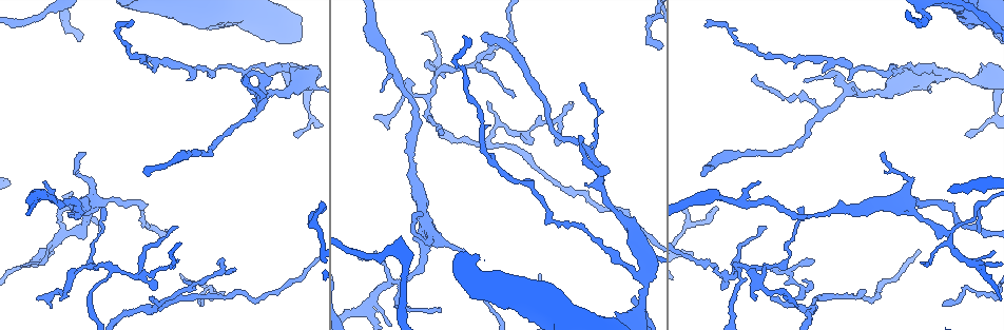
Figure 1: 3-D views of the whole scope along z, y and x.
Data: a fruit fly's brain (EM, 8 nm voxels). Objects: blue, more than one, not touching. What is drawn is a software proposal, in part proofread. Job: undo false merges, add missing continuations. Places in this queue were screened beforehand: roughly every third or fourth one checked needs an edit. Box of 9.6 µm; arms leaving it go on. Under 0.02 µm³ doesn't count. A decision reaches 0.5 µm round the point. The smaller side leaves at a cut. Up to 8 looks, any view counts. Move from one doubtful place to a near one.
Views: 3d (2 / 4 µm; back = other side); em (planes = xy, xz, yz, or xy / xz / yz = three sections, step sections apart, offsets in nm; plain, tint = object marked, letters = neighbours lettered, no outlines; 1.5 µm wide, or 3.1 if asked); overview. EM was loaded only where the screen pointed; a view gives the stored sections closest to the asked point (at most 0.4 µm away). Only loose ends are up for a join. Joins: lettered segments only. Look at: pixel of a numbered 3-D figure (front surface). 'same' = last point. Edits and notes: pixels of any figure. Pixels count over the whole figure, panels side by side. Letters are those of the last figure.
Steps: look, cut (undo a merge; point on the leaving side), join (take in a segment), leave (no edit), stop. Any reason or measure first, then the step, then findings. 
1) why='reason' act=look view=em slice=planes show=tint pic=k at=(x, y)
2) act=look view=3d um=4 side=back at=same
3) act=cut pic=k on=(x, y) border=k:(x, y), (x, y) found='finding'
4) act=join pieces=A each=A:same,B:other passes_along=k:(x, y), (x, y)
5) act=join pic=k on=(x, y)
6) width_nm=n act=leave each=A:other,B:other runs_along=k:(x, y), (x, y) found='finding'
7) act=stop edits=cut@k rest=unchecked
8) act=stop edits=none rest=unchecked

why='sharp bend' act=look view=em slice=xy step=4 show=tint pic=1 at=(977, 208)

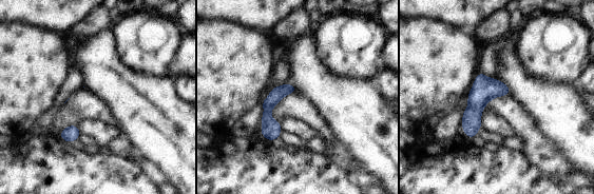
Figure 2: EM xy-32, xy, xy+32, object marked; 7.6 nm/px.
act=look view=em slice=planes show=letters at=same

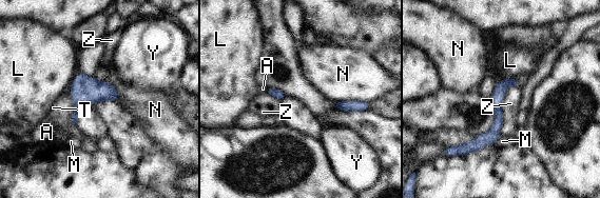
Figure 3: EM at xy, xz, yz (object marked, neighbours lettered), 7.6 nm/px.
act=leave each=A:other,L:other,M:other,N:other,T:other,Y:other,Z:other border=3:(334, 100), (368, 102) found='continuous, no second neuron'

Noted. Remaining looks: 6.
why='an open end' act=look view=em slice=planes show=letters pic=1 at=(773, 269)

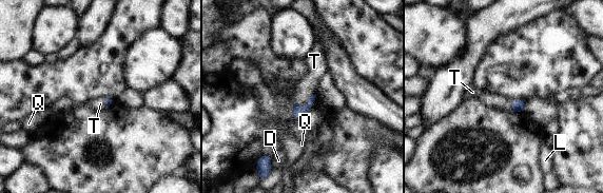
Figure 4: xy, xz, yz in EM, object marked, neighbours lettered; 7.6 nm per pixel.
longest_contact=T:190nm act=join pieces=T each=D:other,L:other,Q:other,T:same found='it goes on there'

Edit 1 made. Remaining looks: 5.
why='redraw' act=look view=overview

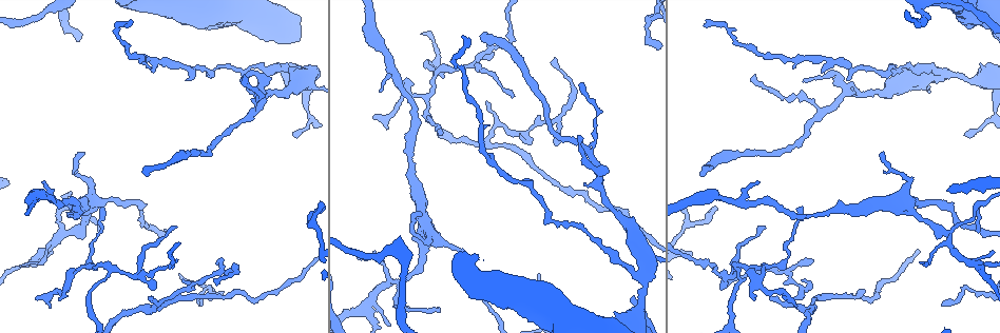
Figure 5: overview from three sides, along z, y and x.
why='tapers out' act=look view=em slice=xz step=4 show=tint pic=5 at=(758, 183)

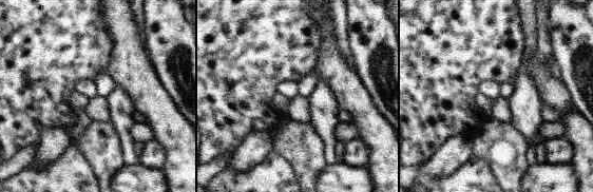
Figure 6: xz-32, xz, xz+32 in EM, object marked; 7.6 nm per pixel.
why='another direction' act=look view=em slice=planes show=tint at=same

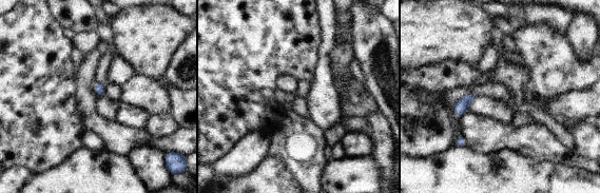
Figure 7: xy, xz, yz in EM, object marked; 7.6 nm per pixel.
act=look view=em slice=planes show=letters at=same

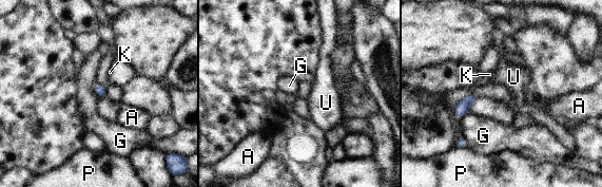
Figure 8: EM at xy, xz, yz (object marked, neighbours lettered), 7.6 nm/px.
longest_contact=G:110nm act=leave each=A:other,G:other,K:other,P:other,U:other found='no lettered segment goes on from it'

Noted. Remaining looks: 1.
act=stop edits=join@4 rest=unchecked

